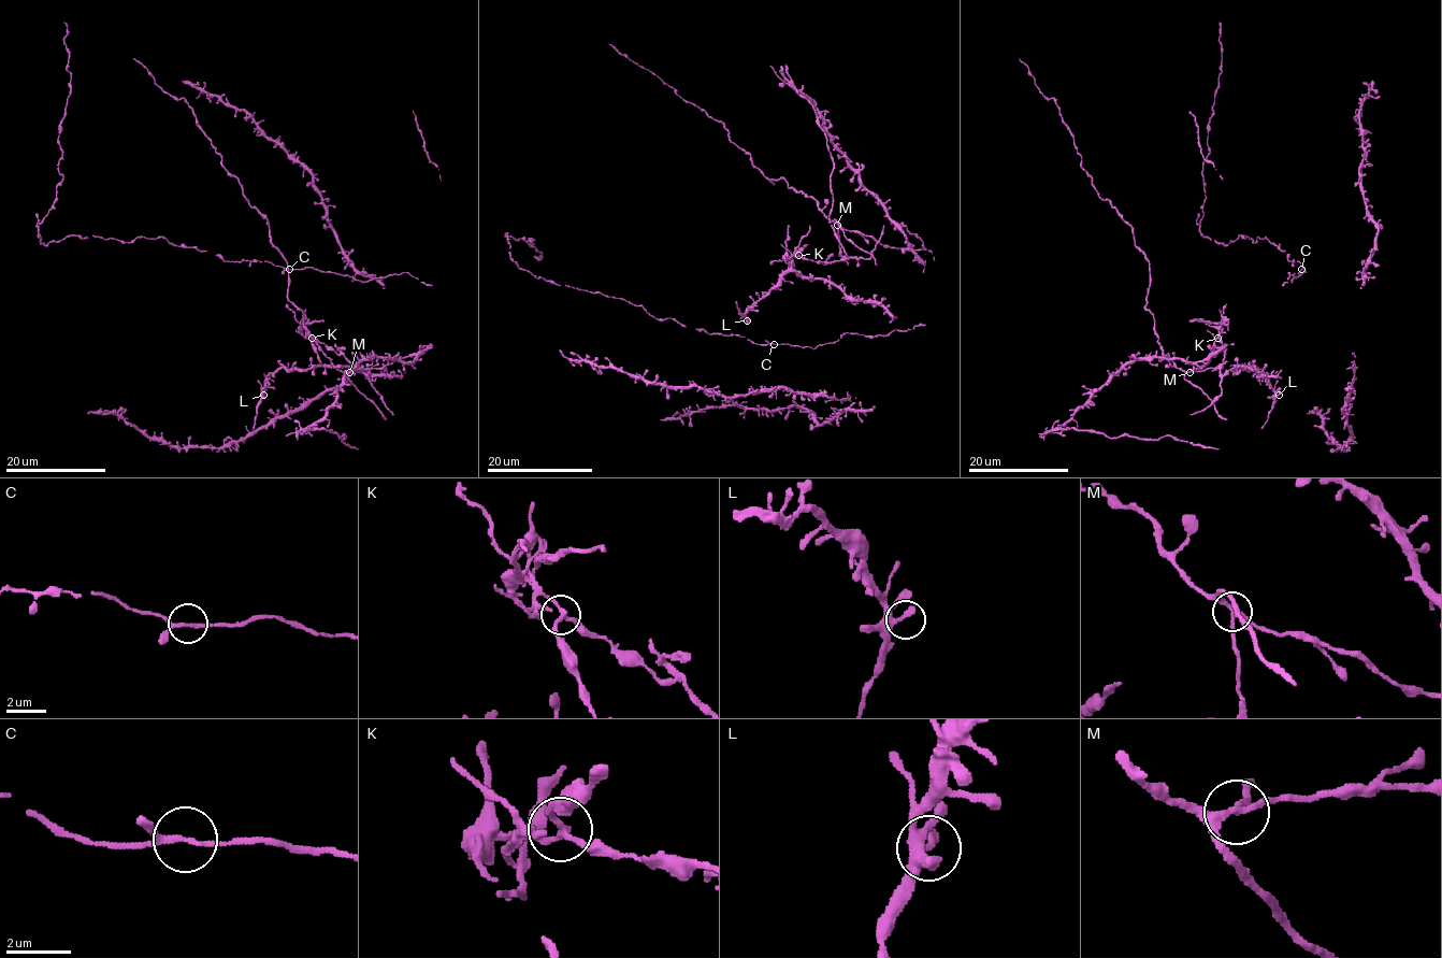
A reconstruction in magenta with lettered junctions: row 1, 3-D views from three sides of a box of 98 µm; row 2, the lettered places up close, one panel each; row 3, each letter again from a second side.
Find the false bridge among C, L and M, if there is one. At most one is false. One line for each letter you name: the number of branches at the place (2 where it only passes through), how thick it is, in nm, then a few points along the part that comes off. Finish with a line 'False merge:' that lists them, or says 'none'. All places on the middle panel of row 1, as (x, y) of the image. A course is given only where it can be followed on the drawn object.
M: 3 | 190 nm | (838, 225), (841, 258), (839, 260), (790, 258), (810, 226)
False merge: M

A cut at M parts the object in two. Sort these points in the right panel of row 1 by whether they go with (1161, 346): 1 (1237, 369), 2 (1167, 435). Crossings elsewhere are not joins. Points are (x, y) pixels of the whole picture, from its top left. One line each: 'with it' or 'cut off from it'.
1: with it
2: with it

